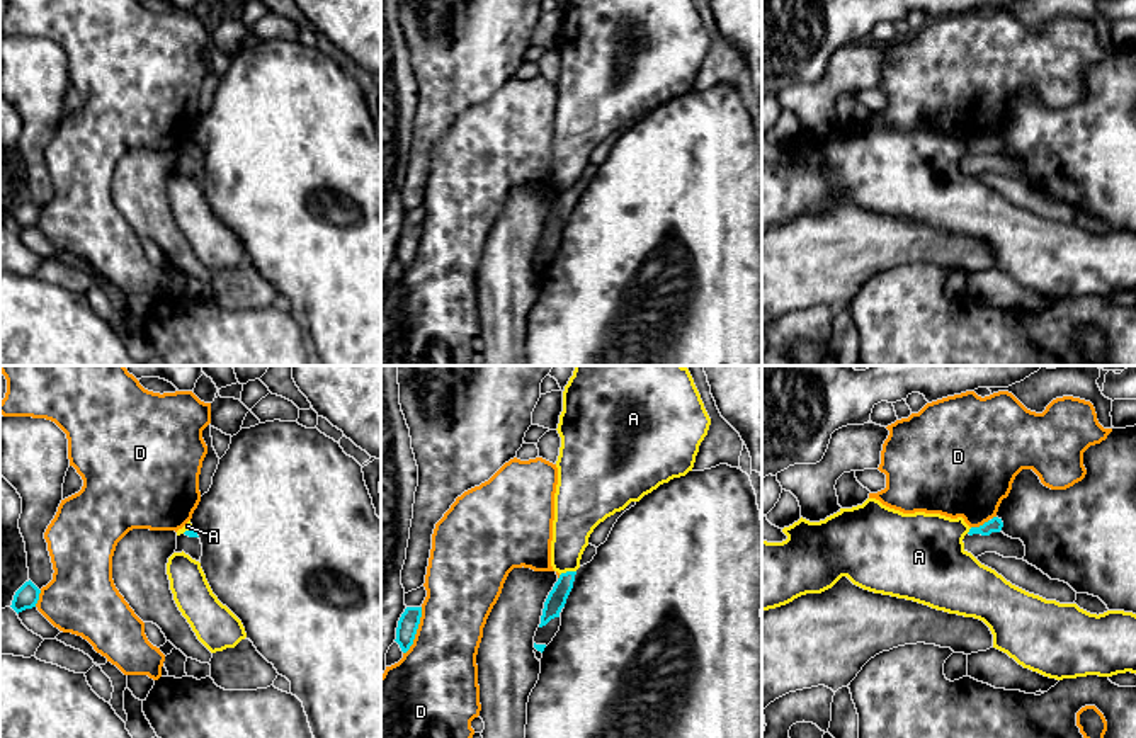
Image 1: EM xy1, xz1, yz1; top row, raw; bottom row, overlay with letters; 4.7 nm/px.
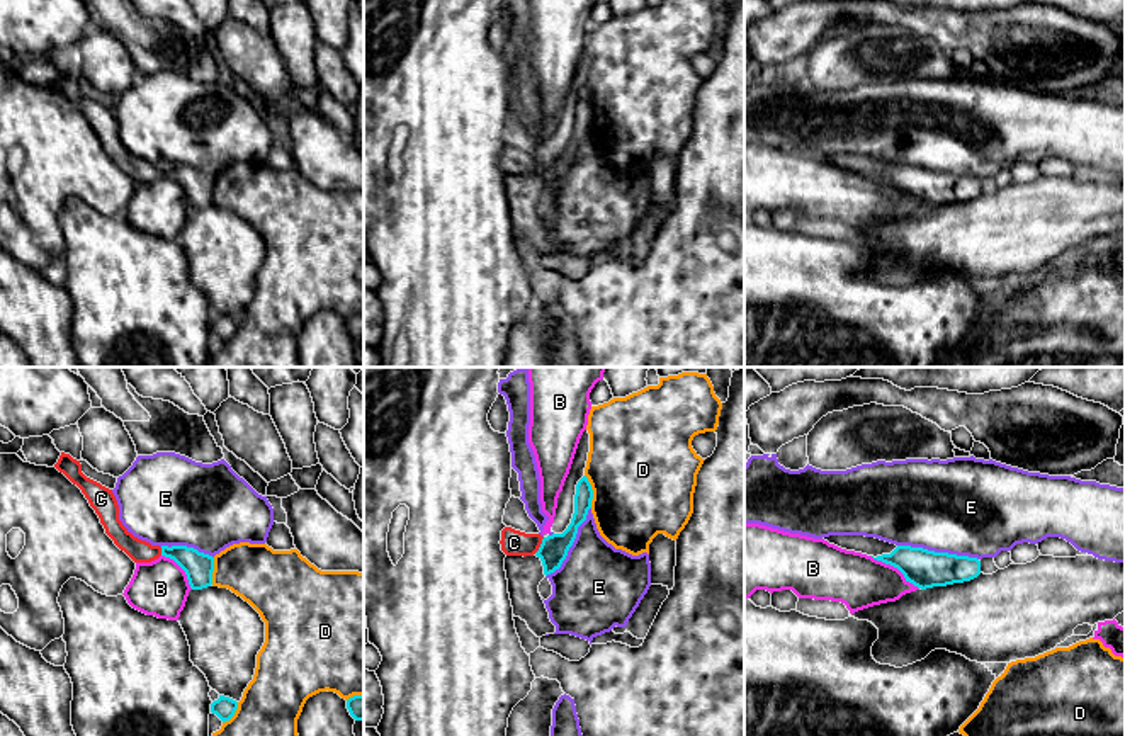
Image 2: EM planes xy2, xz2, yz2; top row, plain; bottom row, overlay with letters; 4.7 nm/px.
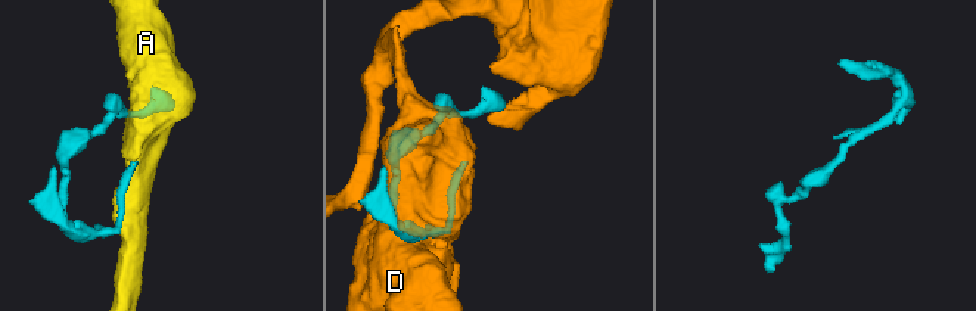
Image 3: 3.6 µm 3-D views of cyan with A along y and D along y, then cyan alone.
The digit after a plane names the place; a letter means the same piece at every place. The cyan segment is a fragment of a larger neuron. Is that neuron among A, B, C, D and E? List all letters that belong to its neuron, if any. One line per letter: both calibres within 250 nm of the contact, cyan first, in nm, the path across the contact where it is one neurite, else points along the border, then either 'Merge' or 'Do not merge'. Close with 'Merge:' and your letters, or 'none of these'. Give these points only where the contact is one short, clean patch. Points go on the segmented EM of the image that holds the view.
A: Thickness 90 nm (cyan) against 190 nm. Boundary: xz1 (575, 570), (567, 570), (560, 575). Do not merge
B: Thickness 180 nm (cyan) against 260 nm. Do not merge
C: Thickness 140 nm (cyan) against 130 nm. Path across: xz2 (553, 551), (541, 546), (514, 543). Merge
D: Thickness 100 nm (cyan) against 380 nm. Do not merge
E: Thickness 180 nm (cyan) against 460 nm. Do not merge
Merge: C

